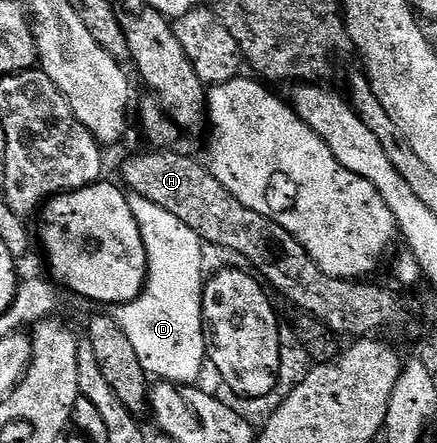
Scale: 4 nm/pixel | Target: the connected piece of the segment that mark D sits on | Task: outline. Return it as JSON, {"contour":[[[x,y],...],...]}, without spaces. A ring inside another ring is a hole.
{"contour":[[[131,194],[128,197],[130,211],[141,232],[147,256],[147,279],[143,290],[133,301],[116,303],[109,310],[109,316],[125,332],[129,342],[137,351],[137,358],[148,375],[156,379],[175,382],[179,385],[194,385],[207,362],[206,326],[203,323],[203,249],[205,244],[193,228],[182,223],[177,216],[150,203],[144,197]]]}

